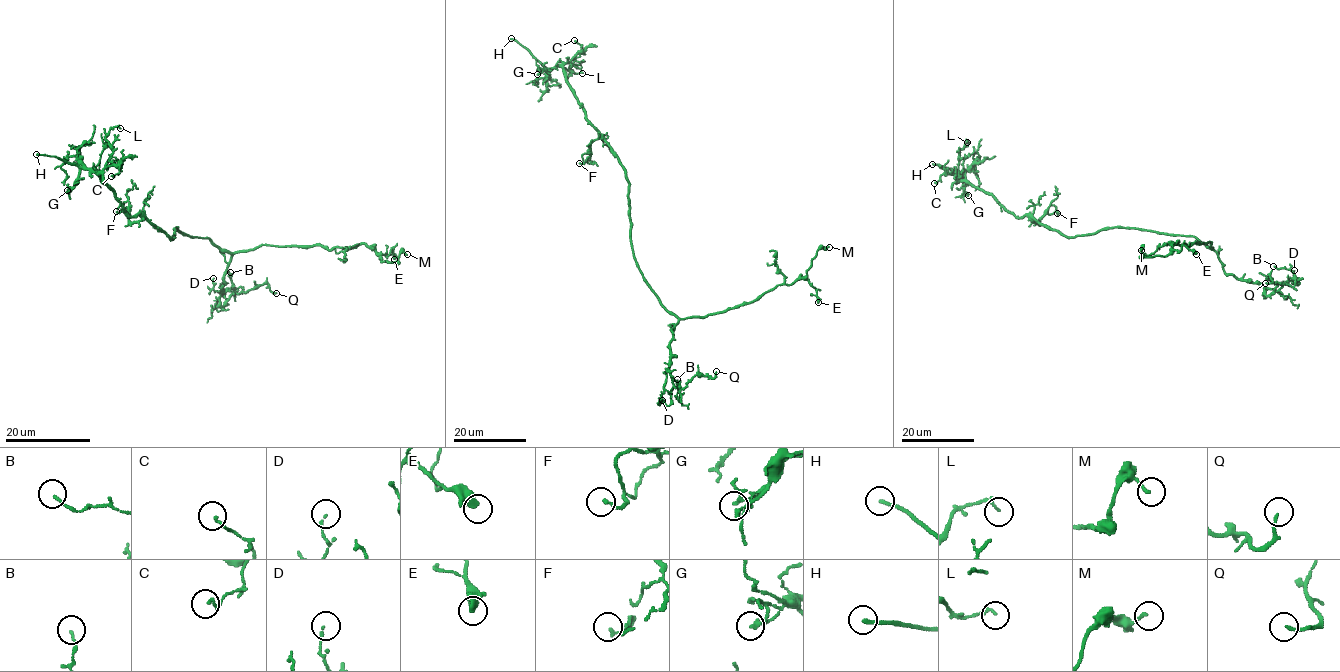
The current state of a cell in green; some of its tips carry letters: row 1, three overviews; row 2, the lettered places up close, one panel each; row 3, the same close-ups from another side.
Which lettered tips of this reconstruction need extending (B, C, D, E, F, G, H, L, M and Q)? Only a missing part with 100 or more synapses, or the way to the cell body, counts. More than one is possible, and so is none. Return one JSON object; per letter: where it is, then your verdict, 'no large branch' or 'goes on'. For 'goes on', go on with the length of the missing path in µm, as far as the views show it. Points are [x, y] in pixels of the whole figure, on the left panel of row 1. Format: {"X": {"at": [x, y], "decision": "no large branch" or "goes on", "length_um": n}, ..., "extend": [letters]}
{"B": {"at": [230, 272], "decision": "no large branch"}, "C": {"at": [111, 176], "decision": "no large branch"}, "D": {"at": [213, 278], "decision": "no large branch"}, "E": {"at": [394, 259], "decision": "no large branch"}, "F": {"at": [116, 211], "decision": "no large branch"}, "G": {"at": [67, 190], "decision": "no large branch"}, "H": {"at": [36, 154], "decision": "goes on", "length_um": 45}, "L": {"at": [120, 128], "decision": "no large branch"}, "M": {"at": [407, 254], "decision": "no large branch"}, "Q": {"at": [276, 293], "decision": "no large branch"}, "extend": ["H"]}

